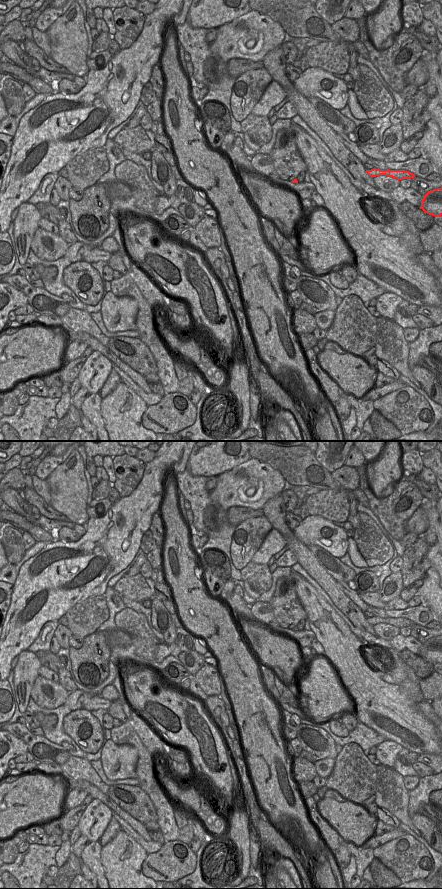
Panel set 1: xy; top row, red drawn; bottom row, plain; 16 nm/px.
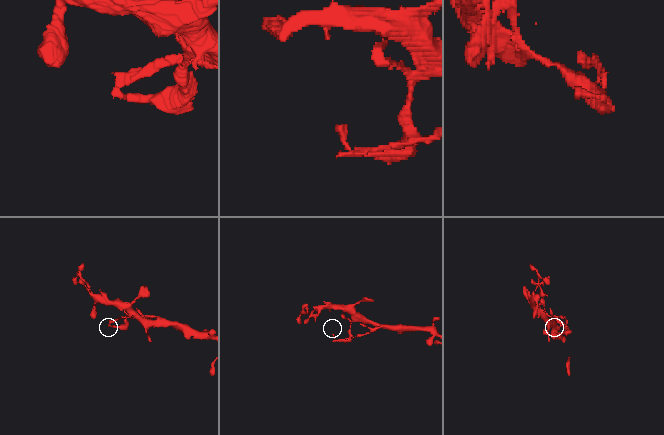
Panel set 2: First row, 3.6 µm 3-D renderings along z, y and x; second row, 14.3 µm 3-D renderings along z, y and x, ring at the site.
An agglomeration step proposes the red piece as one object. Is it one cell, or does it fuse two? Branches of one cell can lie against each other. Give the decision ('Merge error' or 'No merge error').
No merge error.

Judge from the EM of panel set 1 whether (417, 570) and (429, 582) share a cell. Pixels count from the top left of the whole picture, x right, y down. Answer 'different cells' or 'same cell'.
different cells

